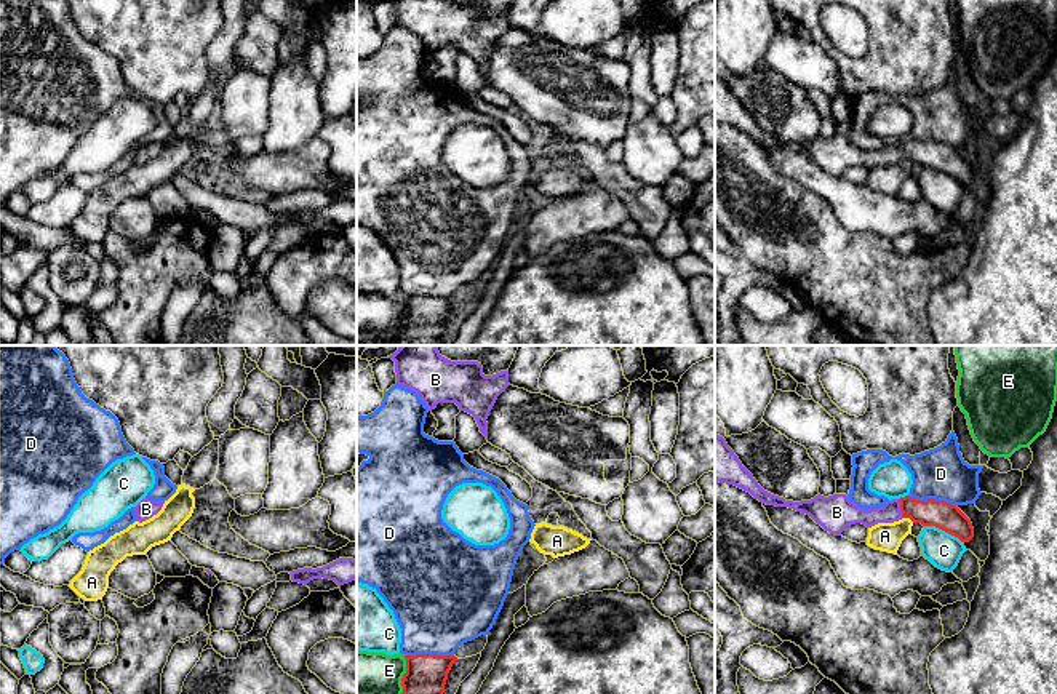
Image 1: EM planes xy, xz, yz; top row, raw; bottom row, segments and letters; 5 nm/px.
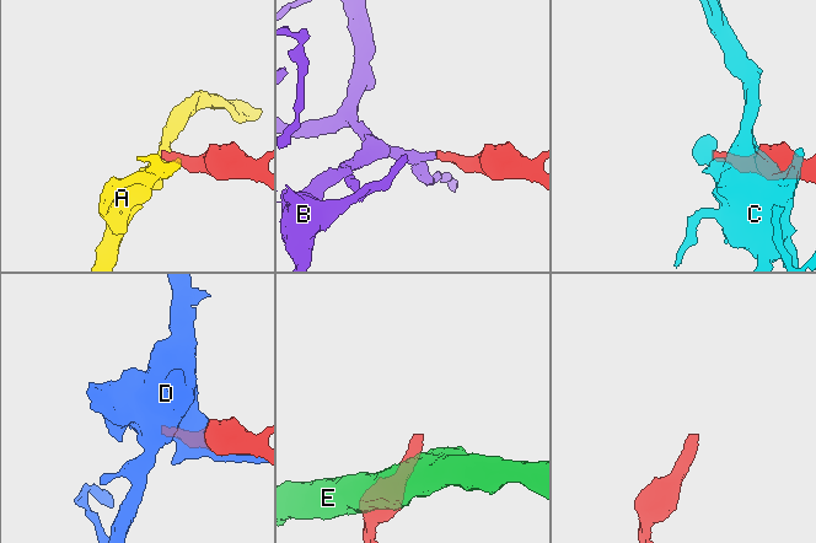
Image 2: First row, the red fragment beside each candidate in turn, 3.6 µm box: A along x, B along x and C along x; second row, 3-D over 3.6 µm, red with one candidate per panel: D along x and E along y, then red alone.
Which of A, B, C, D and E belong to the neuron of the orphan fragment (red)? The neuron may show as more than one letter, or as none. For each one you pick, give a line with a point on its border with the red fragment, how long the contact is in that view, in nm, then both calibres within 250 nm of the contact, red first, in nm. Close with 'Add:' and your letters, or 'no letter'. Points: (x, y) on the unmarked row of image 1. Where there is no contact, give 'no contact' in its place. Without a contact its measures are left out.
B: contact yz (901, 151); length 100 nm; calibres 140 and 100 nm
Add: B

